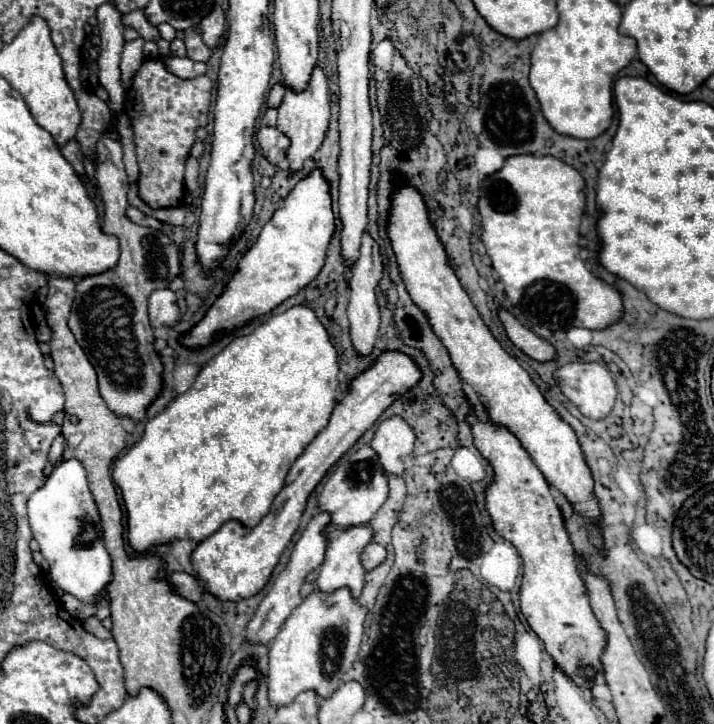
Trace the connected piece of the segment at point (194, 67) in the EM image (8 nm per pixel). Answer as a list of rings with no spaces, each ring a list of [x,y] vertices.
[[[172,56],[172,58],[166,58],[164,64],[172,74],[176,74],[180,78],[188,78],[188,80],[198,78],[198,76],[202,76],[206,72],[206,64],[204,62],[196,62],[196,60],[190,60],[190,58]]]

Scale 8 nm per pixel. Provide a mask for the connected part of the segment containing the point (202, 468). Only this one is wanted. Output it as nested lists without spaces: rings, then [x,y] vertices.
[[[304,304],[292,306],[282,314],[274,314],[266,322],[256,326],[250,334],[234,338],[220,354],[216,354],[200,370],[194,384],[184,394],[176,396],[176,400],[162,414],[158,414],[156,418],[146,422],[146,430],[144,430],[142,440],[138,444],[134,444],[124,456],[120,456],[114,462],[112,476],[114,476],[114,482],[118,484],[118,488],[122,490],[122,498],[124,498],[126,510],[128,510],[128,542],[130,542],[130,546],[138,552],[144,552],[154,544],[172,542],[176,538],[194,538],[200,542],[200,540],[208,538],[210,534],[214,534],[228,520],[240,520],[248,528],[254,528],[270,512],[272,500],[284,488],[284,480],[286,480],[286,474],[288,474],[292,462],[296,462],[296,458],[304,452],[308,442],[328,424],[330,414],[332,414],[334,404],[336,404],[338,372],[340,372],[338,350],[330,342],[328,330],[318,320],[316,312]]]

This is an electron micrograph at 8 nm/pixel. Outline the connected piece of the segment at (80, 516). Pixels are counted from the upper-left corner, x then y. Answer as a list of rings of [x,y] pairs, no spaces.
[[[66,460],[54,468],[54,472],[46,478],[44,486],[38,488],[28,500],[28,520],[32,528],[32,536],[40,544],[42,556],[50,564],[50,578],[68,594],[78,598],[84,604],[98,604],[100,598],[108,598],[108,584],[112,582],[112,560],[102,540],[102,526],[98,508],[90,494],[84,466],[78,460]]]

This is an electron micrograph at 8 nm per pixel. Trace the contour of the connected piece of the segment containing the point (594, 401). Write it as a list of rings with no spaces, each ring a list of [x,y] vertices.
[[[570,362],[560,366],[554,372],[554,378],[558,382],[558,388],[562,390],[562,394],[588,418],[600,420],[604,416],[610,414],[614,400],[616,400],[616,384],[610,376],[610,372],[598,364],[598,362]]]

